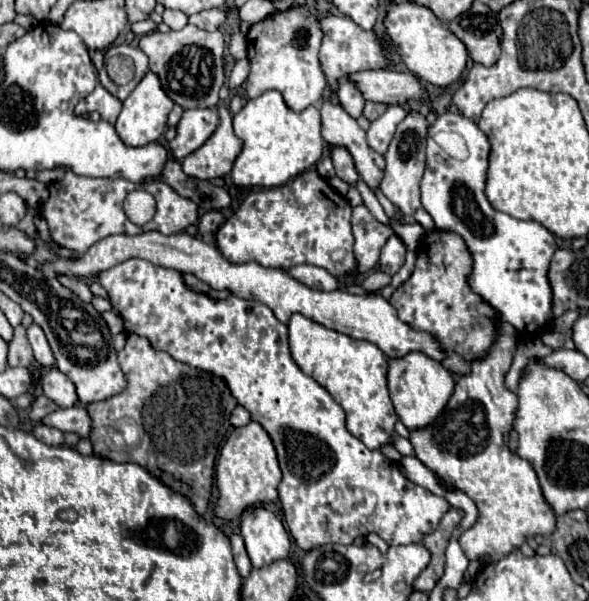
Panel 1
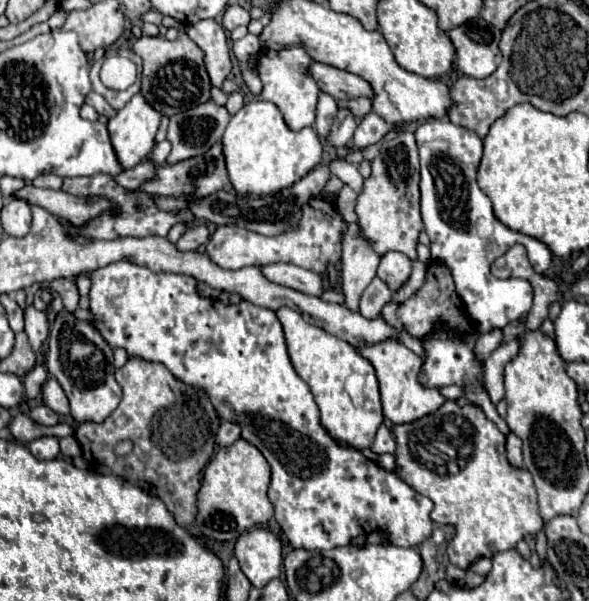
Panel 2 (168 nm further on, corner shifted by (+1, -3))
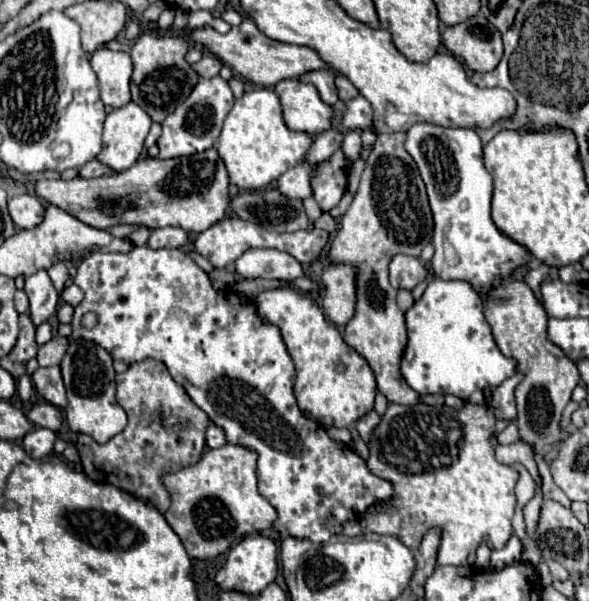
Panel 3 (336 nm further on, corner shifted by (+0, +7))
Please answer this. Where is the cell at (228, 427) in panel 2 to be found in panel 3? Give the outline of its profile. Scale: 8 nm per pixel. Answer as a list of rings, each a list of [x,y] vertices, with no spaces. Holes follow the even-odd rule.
[[[209,424],[209,426],[207,426],[205,440],[207,440],[207,446],[209,446],[209,448],[221,448],[221,446],[225,446],[225,444],[227,444],[225,434],[223,434],[223,432],[221,432],[221,428],[217,428],[215,424]]]

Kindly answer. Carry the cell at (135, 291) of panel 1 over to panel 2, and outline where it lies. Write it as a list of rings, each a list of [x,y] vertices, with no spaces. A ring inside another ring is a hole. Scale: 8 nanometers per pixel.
[[[114,262],[114,264],[108,264],[100,270],[94,270],[90,274],[90,280],[92,280],[92,288],[90,288],[90,310],[94,314],[94,320],[92,324],[100,330],[100,334],[104,336],[104,340],[116,348],[116,346],[122,346],[130,356],[132,354],[140,354],[144,360],[150,360],[150,362],[160,362],[164,364],[176,378],[180,378],[182,382],[190,384],[190,386],[196,386],[196,388],[204,388],[208,390],[210,398],[212,398],[212,404],[216,406],[216,412],[220,414],[220,418],[226,418],[230,422],[236,422],[240,424],[242,428],[242,438],[248,440],[250,444],[254,444],[262,454],[264,458],[268,460],[270,468],[272,468],[272,482],[270,482],[270,488],[268,488],[268,498],[270,502],[274,504],[274,512],[276,512],[276,520],[284,532],[284,536],[288,538],[288,542],[292,544],[292,548],[302,548],[302,550],[330,550],[330,548],[336,548],[336,546],[348,546],[352,538],[356,536],[362,536],[362,532],[372,532],[372,530],[382,530],[384,534],[388,534],[388,542],[394,544],[394,546],[402,546],[402,548],[412,548],[412,546],[420,546],[434,530],[434,522],[430,518],[430,512],[434,508],[432,500],[422,496],[420,492],[416,492],[414,488],[410,488],[396,472],[388,472],[384,470],[382,466],[378,466],[374,460],[368,460],[360,450],[356,448],[350,448],[350,446],[342,446],[338,444],[328,432],[326,428],[322,426],[320,422],[320,408],[318,404],[314,402],[314,396],[310,392],[310,386],[296,374],[292,362],[290,362],[290,356],[286,352],[286,340],[284,340],[284,330],[282,330],[282,324],[276,316],[276,312],[268,310],[268,308],[260,308],[256,304],[250,304],[246,300],[234,304],[234,306],[226,306],[218,300],[212,300],[212,298],[200,298],[198,292],[196,292],[196,280],[192,276],[182,276],[182,274],[172,274],[172,272],[152,272],[144,266],[138,266],[138,264],[132,264],[132,262]]]

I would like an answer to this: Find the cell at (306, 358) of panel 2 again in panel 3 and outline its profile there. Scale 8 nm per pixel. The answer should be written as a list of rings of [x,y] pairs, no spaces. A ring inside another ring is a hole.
[[[289,286],[265,290],[253,300],[257,314],[279,328],[289,356],[295,364],[293,394],[301,412],[321,426],[347,428],[373,408],[375,376],[369,364],[351,350],[337,328],[325,320],[317,304]]]

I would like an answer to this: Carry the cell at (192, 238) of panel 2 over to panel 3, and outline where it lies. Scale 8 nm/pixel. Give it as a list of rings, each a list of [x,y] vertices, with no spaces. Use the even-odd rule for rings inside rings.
[[[155,228],[147,240],[147,246],[157,248],[181,248],[187,244],[189,234],[181,228]]]

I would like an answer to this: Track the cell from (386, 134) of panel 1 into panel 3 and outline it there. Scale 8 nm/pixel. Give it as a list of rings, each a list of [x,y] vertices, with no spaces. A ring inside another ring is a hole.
[[[355,96],[353,100],[345,104],[345,112],[343,112],[345,130],[371,128],[371,120],[373,120],[373,110],[371,110],[371,104],[363,96]]]

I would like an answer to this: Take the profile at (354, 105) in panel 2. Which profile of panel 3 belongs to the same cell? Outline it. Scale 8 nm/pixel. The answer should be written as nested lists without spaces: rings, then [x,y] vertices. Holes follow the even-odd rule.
[[[337,76],[337,78],[335,78],[335,86],[337,86],[337,94],[339,94],[339,98],[341,98],[343,102],[349,102],[353,96],[359,94],[357,88],[355,88],[349,80],[345,80],[345,76]]]

